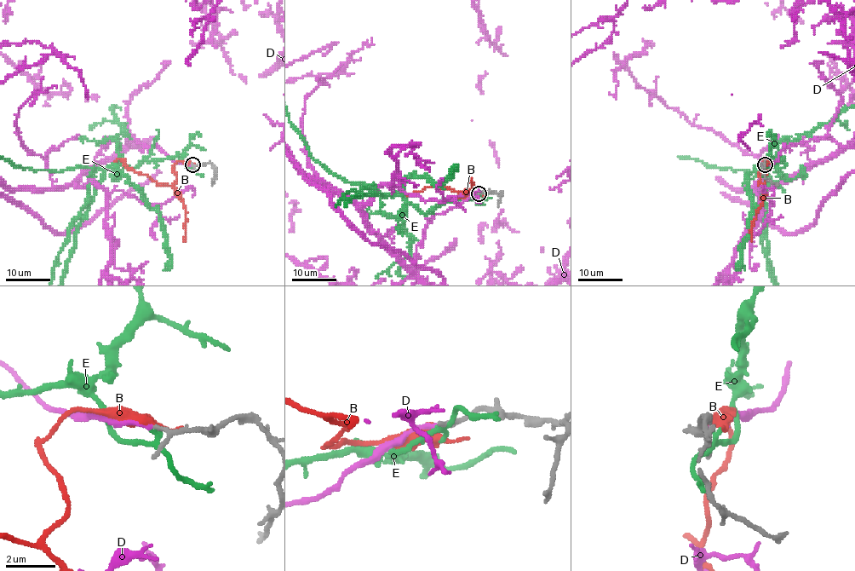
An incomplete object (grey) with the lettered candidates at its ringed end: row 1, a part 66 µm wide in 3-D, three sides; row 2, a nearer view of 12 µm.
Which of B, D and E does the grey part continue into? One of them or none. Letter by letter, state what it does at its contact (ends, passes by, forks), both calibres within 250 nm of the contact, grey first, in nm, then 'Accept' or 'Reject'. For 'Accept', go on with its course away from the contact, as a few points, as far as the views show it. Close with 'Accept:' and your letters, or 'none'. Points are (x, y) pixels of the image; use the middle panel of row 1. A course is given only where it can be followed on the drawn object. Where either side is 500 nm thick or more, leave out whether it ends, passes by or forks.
B: It passes by. Thickness 140 nm (grey) against 360 nm. Reject
D: It ends there. Thickness 140 nm (grey) against 170 nm. Accept
E: It passes by. Thickness 140 nm (grey) against 180 nm. Reject
Accept: D

